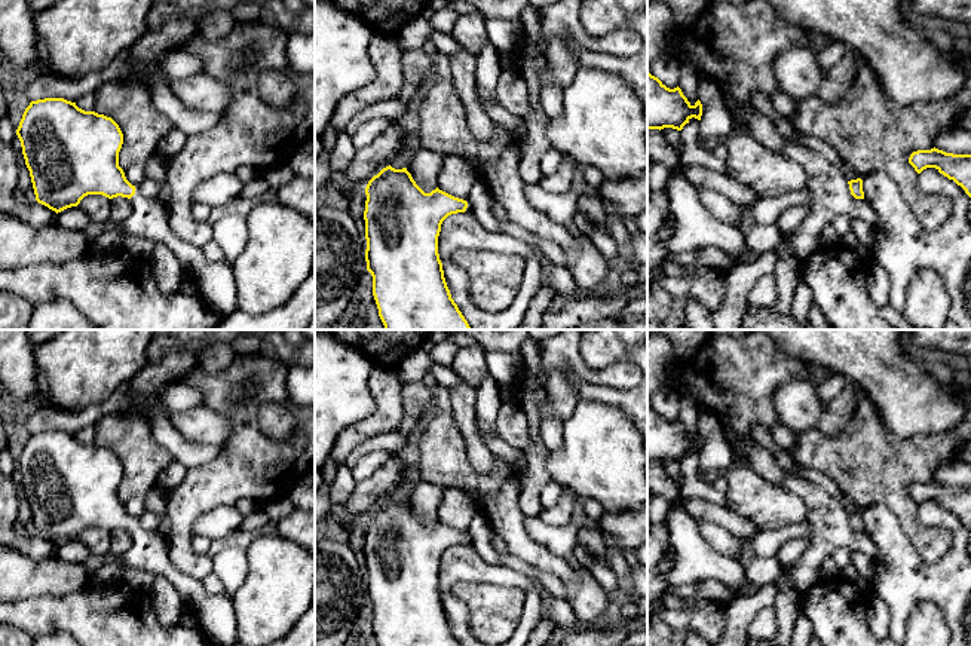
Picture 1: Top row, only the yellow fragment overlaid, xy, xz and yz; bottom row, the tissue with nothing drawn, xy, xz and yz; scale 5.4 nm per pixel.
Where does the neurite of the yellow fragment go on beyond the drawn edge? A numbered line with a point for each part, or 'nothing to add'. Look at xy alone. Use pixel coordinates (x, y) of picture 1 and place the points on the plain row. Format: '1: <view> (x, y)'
1: xy (150, 551)

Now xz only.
nothing to add

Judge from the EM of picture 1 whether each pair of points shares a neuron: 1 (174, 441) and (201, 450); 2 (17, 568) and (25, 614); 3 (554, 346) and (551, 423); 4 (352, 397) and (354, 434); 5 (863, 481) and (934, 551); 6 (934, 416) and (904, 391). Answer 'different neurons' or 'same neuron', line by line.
1: same neuron
2: different neurons
3: different neurons
4: different neurons
5: same neuron
6: same neuron

